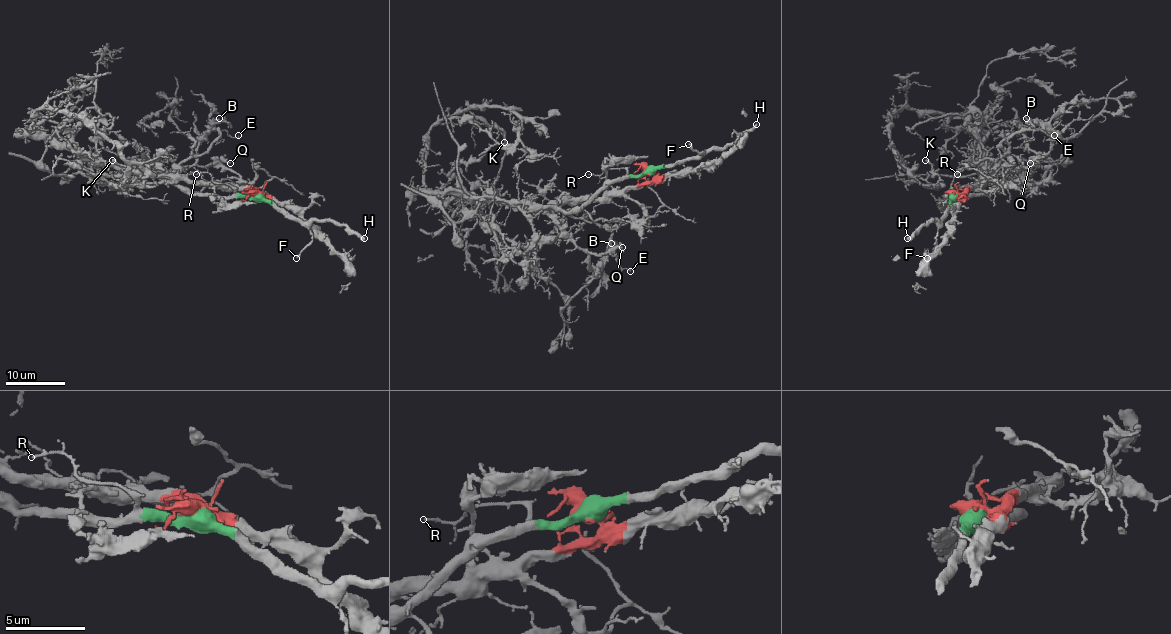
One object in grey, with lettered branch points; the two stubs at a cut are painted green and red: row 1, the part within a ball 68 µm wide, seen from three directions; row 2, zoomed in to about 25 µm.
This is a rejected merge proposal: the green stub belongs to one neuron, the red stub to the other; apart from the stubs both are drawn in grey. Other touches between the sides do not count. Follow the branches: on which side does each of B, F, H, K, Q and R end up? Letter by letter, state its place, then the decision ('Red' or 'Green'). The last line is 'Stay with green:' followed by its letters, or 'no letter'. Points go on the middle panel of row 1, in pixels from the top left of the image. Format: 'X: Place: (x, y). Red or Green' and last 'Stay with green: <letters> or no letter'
B: Place: (611, 243). Red
F: Place: (688, 144). Green
H: Place: (756, 124). Green
K: Place: (504, 142). Red
Q: Place: (622, 247). Red
R: Place: (588, 174). Green
Stay with green: F, H, R

